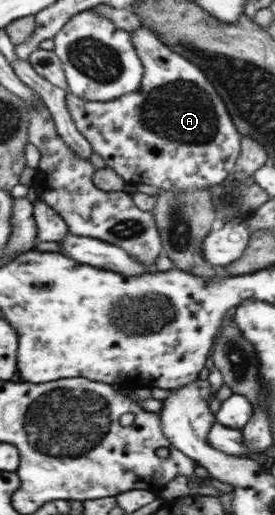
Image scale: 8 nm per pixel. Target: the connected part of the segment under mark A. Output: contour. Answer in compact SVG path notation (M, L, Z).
M140 27L131 33L130 39L132 39L132 45L134 45L136 54L144 68L141 86L138 91L132 92L128 96L117 97L109 102L86 101L68 91L66 96L66 109L68 109L68 113L70 113L70 117L72 117L72 121L74 121L74 125L76 125L78 131L89 141L93 151L104 159L106 166L112 168L120 177L123 177L126 183L136 185L146 183L146 185L152 185L161 190L167 189L167 191L187 191L187 189L207 189L212 185L227 182L226 177L233 171L236 160L241 152L242 135L236 127L234 127L234 123L232 123L225 103L222 101L220 95L218 95L216 88L208 81L204 72L197 65L194 65L188 61L187 58L182 57L182 55L172 52L170 46L164 44L164 38L160 38L158 33L154 33L151 29Z

